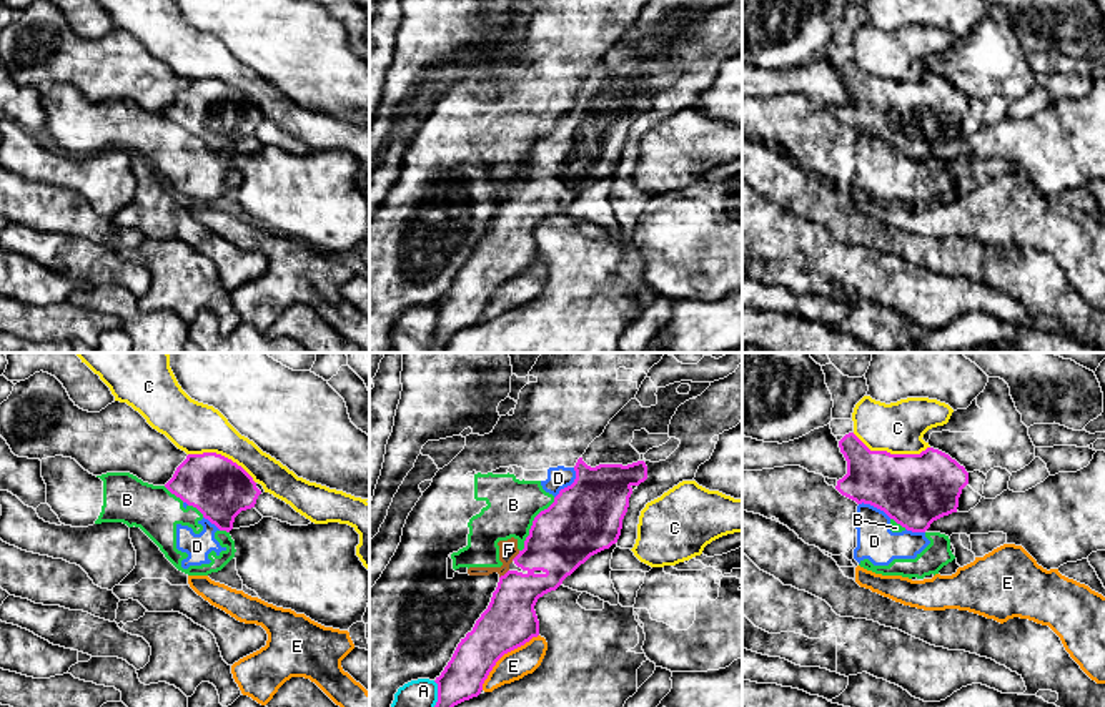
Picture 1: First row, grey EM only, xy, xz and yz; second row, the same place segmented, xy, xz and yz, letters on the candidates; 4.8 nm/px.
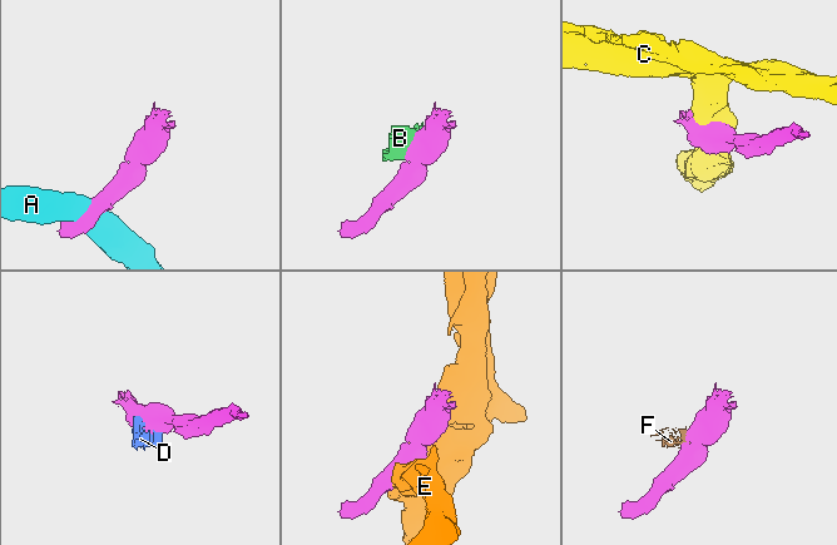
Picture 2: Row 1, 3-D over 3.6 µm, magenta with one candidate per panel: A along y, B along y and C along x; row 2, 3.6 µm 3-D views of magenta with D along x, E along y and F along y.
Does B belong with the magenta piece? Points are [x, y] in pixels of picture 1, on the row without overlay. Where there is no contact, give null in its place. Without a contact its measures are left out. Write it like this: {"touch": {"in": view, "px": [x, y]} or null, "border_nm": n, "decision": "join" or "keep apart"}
{"touch": {"in": "xz", "px": [533, 152]}, "border_nm": 320, "decision": "keep apart"}

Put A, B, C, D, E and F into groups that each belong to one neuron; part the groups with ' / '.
A / B D F / C / E

